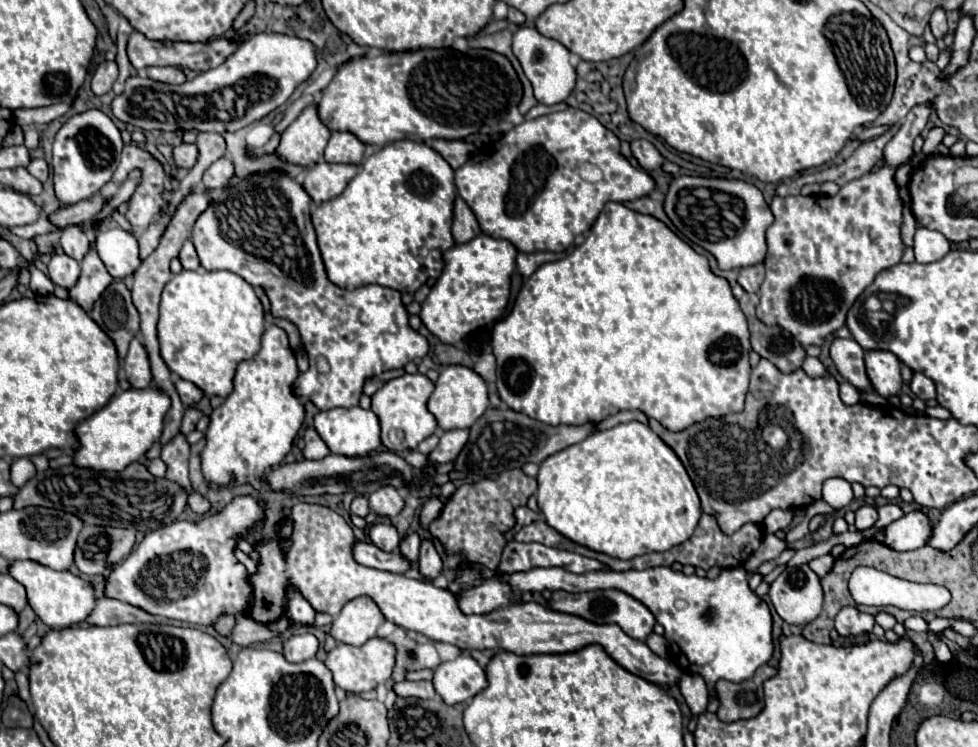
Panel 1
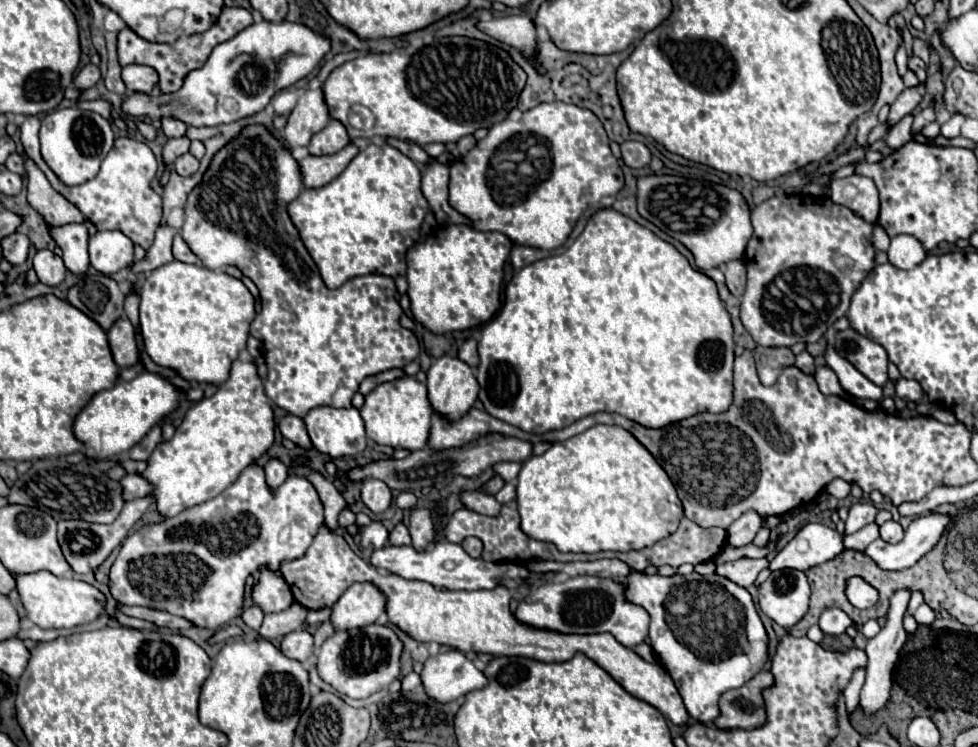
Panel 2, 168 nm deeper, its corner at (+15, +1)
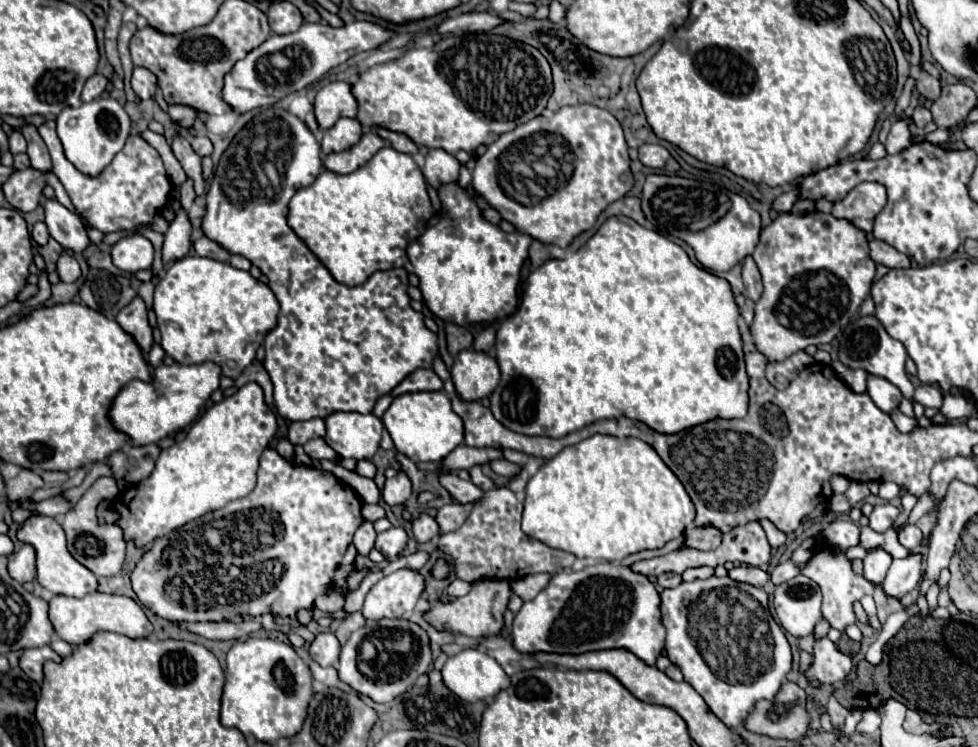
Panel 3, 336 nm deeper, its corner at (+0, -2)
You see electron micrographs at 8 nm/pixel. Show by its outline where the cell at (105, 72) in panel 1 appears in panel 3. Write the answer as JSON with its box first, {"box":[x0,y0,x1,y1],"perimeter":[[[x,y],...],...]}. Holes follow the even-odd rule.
{"box":[82,74,108,102],"perimeter":[[[94,74],[92,78],[88,78],[84,84],[84,90],[82,90],[82,102],[90,102],[90,100],[102,96],[106,90],[106,84],[108,84],[108,80],[100,74]]]}

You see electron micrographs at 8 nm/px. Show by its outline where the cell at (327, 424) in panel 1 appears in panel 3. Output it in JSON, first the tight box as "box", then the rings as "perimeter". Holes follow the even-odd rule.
{"box":[326,412,382,460],"perimeter":[[[334,412],[326,418],[326,442],[342,458],[368,460],[380,448],[382,428],[374,414]]]}

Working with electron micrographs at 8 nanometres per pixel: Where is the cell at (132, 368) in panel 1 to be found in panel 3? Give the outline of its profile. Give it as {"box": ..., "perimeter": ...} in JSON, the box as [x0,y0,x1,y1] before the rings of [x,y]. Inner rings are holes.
{"box":[116,296,152,354],"perimeter":[[[136,296],[130,304],[126,304],[118,316],[116,316],[118,324],[134,336],[134,340],[142,346],[142,350],[148,354],[150,346],[152,346],[152,328],[148,324],[148,312],[146,312],[146,304],[140,296]]]}

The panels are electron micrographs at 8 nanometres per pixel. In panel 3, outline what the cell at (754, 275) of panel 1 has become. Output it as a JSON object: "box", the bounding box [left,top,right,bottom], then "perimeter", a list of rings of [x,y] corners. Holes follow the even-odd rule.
{"box":[742,256,762,300],"perimeter":[[[748,256],[744,260],[744,266],[742,266],[742,278],[744,278],[744,286],[748,290],[748,296],[752,300],[758,300],[760,294],[762,294],[762,278],[760,278],[760,270],[754,262],[752,256]]]}

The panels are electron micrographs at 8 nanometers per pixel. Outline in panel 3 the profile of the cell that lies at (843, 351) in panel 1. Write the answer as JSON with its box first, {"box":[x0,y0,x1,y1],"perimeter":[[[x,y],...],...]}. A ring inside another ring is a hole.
{"box":[868,376,902,414],"perimeter":[[[868,376],[868,394],[872,396],[874,404],[886,414],[898,410],[898,404],[902,400],[902,392],[892,382],[876,376]]]}

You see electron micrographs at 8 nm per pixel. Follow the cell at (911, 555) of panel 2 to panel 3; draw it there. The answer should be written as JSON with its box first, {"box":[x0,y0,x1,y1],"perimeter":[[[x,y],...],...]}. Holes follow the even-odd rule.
{"box":[882,554,920,600],"perimeter":[[[910,554],[904,560],[894,560],[888,576],[882,584],[882,590],[888,598],[902,600],[908,592],[912,592],[918,586],[920,580],[920,556]]]}

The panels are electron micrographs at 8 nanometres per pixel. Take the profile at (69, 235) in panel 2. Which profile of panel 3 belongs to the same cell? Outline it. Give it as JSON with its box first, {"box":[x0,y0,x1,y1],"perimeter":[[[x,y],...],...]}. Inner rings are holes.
{"box":[44,198,90,254],"perimeter":[[[52,198],[44,200],[44,212],[46,212],[44,222],[50,230],[50,236],[58,244],[72,250],[74,254],[80,254],[82,250],[88,248],[90,240],[88,240],[86,228],[74,212],[70,212],[68,208],[64,208],[60,202],[56,202]]]}

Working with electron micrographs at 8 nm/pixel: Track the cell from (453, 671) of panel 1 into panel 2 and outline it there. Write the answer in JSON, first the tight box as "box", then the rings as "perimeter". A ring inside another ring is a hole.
{"box":[421,649,487,703],"perimeter":[[[457,649],[429,657],[423,665],[421,681],[425,693],[441,703],[455,701],[469,691],[487,685],[485,675]]]}

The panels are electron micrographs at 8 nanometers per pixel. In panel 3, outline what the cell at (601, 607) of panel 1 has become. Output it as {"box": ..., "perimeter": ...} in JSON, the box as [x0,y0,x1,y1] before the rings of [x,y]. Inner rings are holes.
{"box":[512,562,666,666],"perimeter":[[[596,562],[588,564],[580,570],[562,570],[556,572],[548,586],[532,600],[524,602],[520,612],[514,614],[512,622],[512,644],[518,652],[534,656],[538,652],[554,652],[554,654],[586,654],[596,650],[612,650],[624,648],[640,658],[648,666],[656,666],[658,656],[664,650],[666,628],[660,616],[660,594],[654,584],[630,566],[622,566],[616,562]]]}

